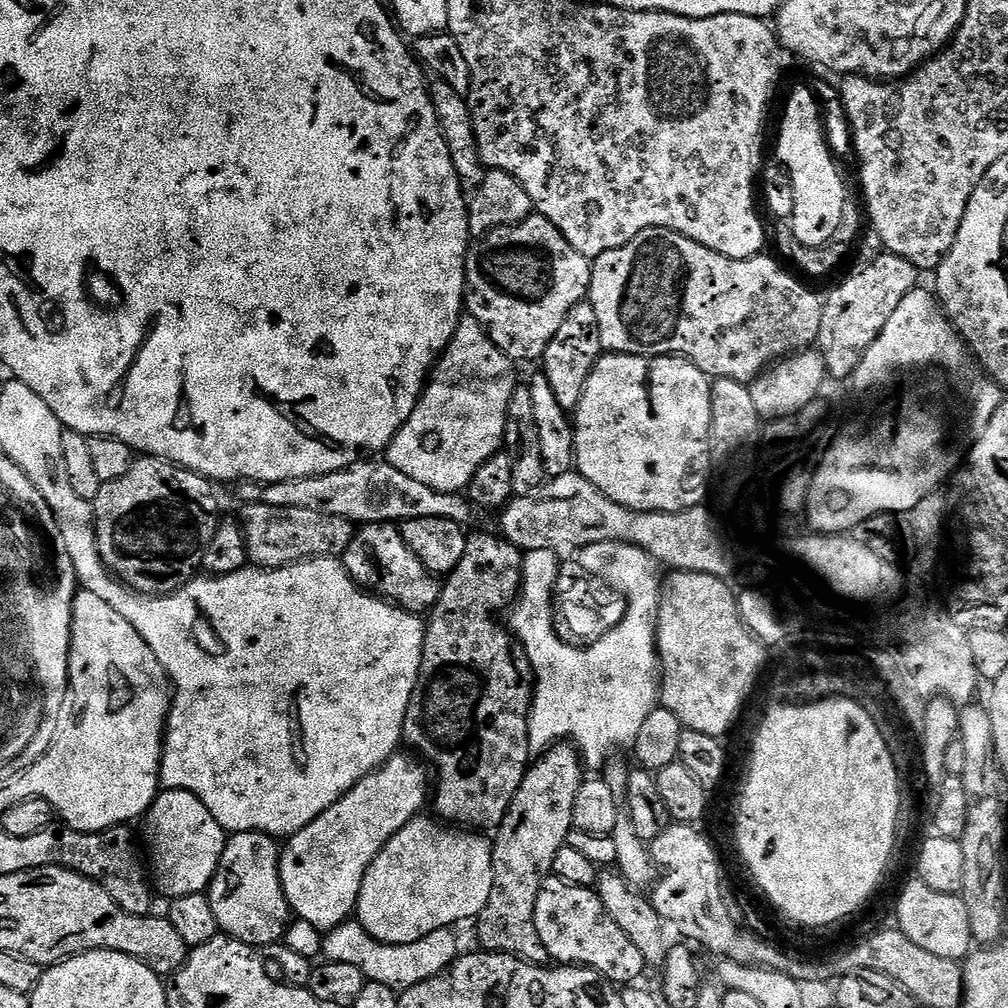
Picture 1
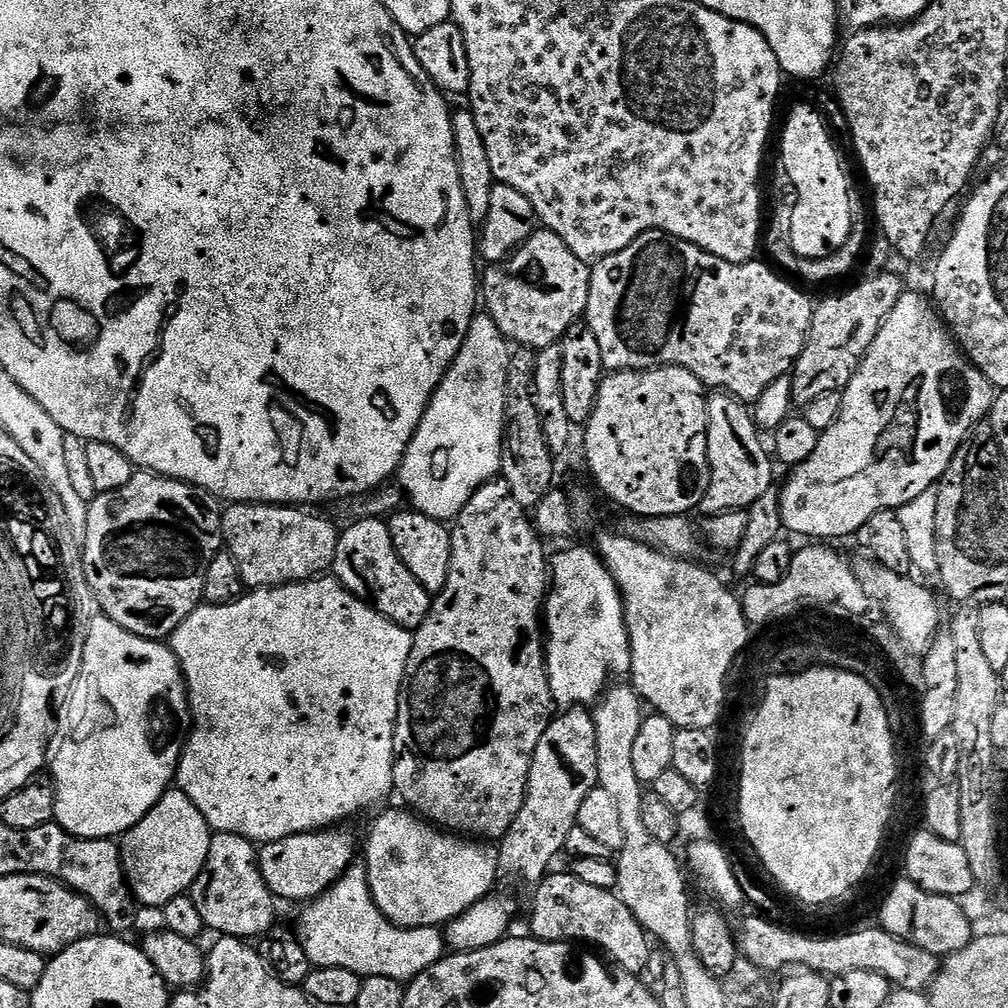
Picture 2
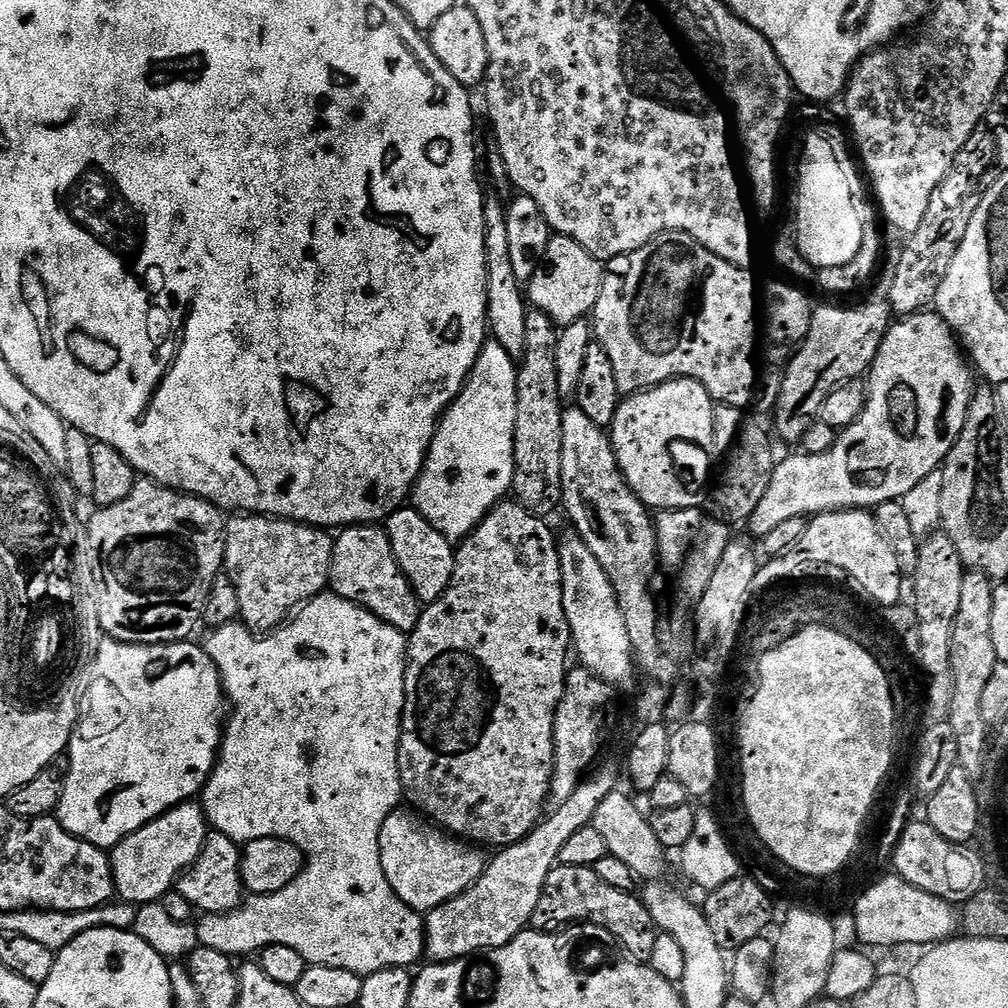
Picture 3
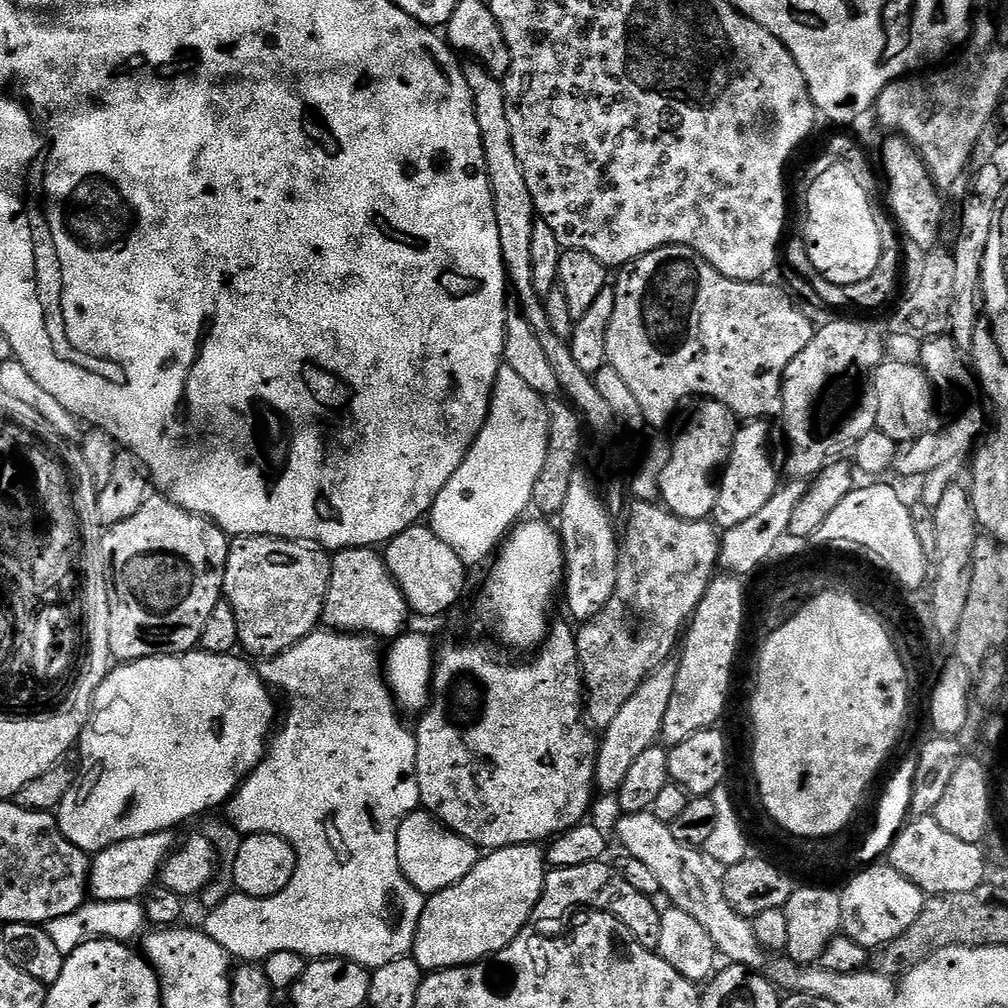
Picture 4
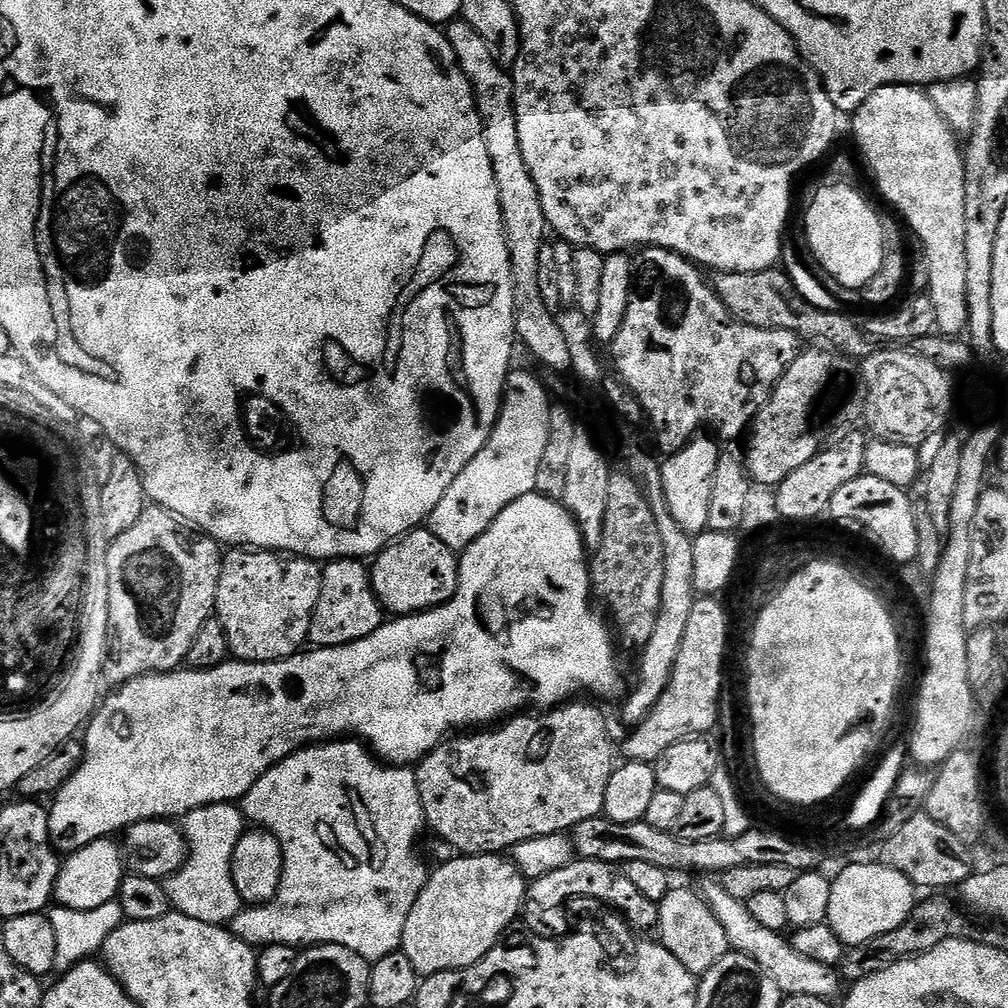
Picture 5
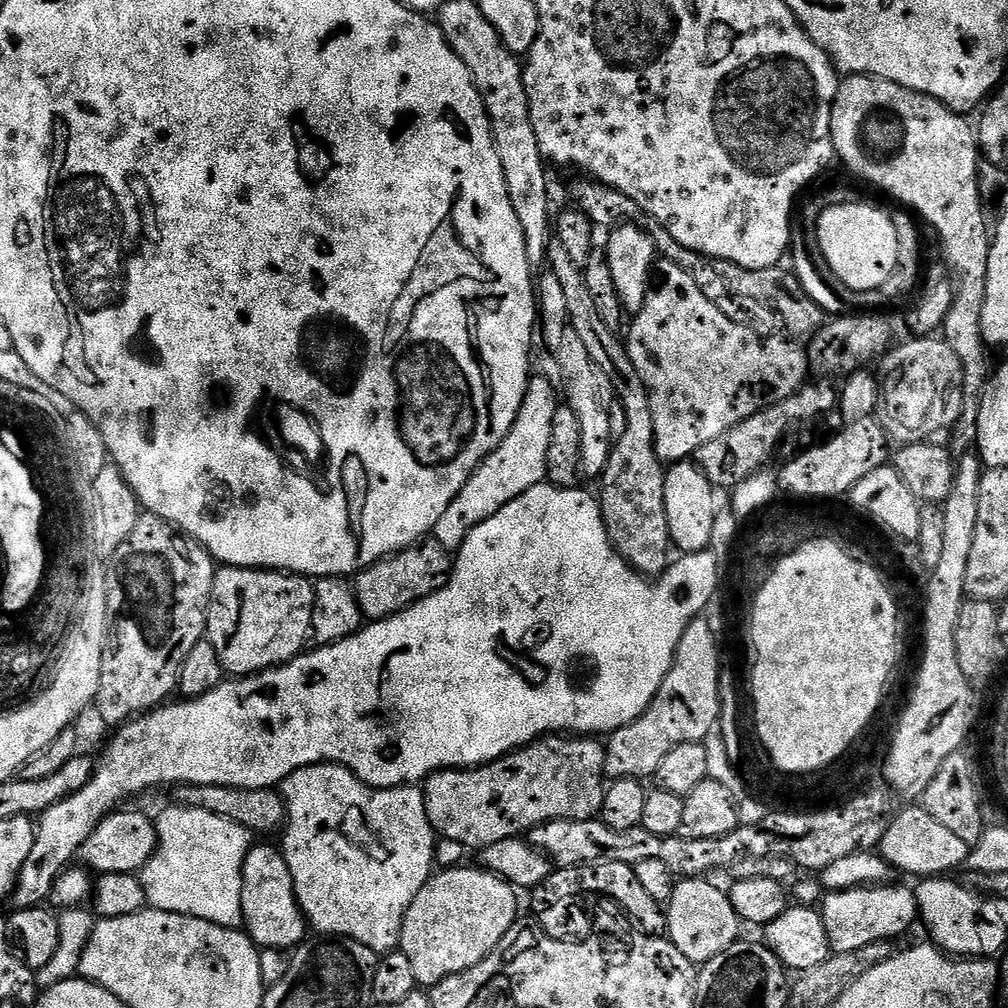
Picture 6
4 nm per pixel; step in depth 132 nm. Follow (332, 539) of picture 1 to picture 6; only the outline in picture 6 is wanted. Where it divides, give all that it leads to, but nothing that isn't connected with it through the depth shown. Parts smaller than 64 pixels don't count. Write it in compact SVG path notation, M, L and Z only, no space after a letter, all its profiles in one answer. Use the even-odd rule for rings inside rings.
M217 567L208 603L206 639L218 650L225 673L232 678L255 676L301 655L312 634L315 593L307 576L266 568Z

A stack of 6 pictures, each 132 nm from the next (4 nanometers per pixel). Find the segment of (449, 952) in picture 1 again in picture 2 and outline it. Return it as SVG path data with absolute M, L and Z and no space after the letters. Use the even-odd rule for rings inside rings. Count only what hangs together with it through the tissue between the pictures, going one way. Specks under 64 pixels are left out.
M364 866L348 868L333 888L327 888L303 908L298 939L317 968L338 966L357 972L361 978L381 976L407 982L446 955L446 936L440 928L399 928L386 919L372 897L368 869Z

